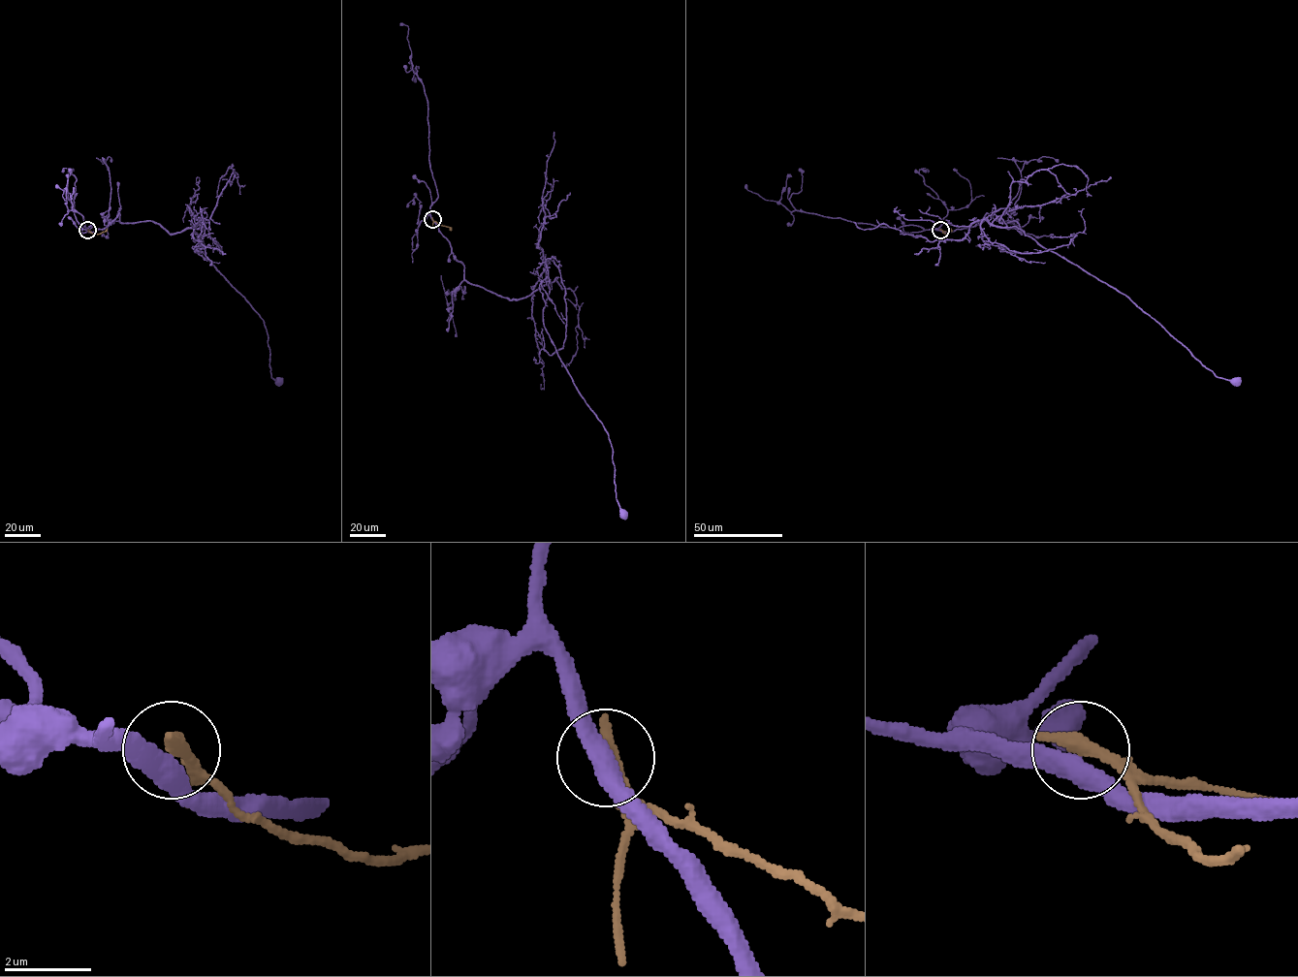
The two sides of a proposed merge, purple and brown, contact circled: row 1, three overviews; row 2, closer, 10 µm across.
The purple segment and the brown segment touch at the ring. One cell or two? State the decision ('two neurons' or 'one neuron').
two neurons

